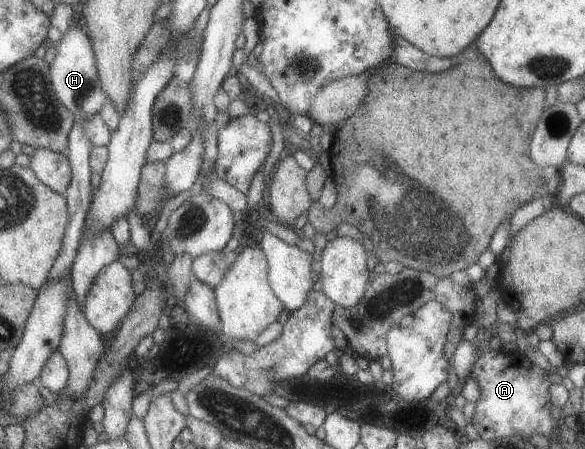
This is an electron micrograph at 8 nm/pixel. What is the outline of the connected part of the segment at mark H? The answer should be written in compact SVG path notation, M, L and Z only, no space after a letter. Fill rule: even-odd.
M74 24L70 26L56 43L52 44L56 50L55 58L49 65L49 78L56 99L75 118L82 114L96 114L100 109L105 93L100 87L96 73L95 55L88 37L82 36L80 28Z

